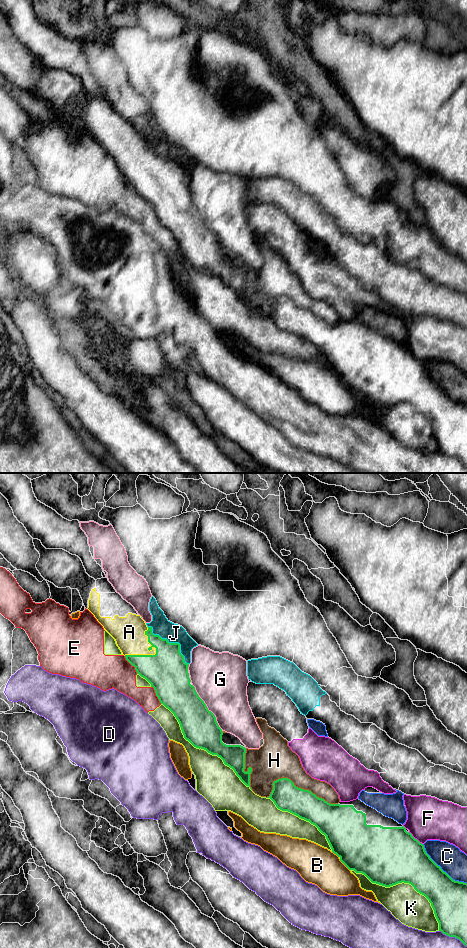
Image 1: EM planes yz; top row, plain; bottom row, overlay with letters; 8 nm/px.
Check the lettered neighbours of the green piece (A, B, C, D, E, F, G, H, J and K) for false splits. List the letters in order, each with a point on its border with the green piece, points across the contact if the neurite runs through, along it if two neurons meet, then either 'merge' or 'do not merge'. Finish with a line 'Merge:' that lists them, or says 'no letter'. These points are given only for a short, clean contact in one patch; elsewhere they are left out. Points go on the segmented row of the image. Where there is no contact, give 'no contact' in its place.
A: yz (152, 655) | across yz (166, 671), (152, 655), (129, 634) | merge
B: yz (344, 864) | do not merge
C: yz (441, 869) | do not merge
D: yz (453, 936) | do not merge
E: yz (132, 665) | do not merge
F: yz (414, 838) | do not merge
G: yz (207, 708) | do not merge
H: yz (297, 787) | do not merge
J: yz (172, 643) | along yz (148, 626), (154, 634), (177, 642), (188, 664) | do not merge
K: yz (404, 882) | do not merge
Merge: A

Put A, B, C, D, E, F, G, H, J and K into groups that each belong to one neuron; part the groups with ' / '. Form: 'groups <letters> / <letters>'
groups A / B / C / D / E K / F / G / H / J

